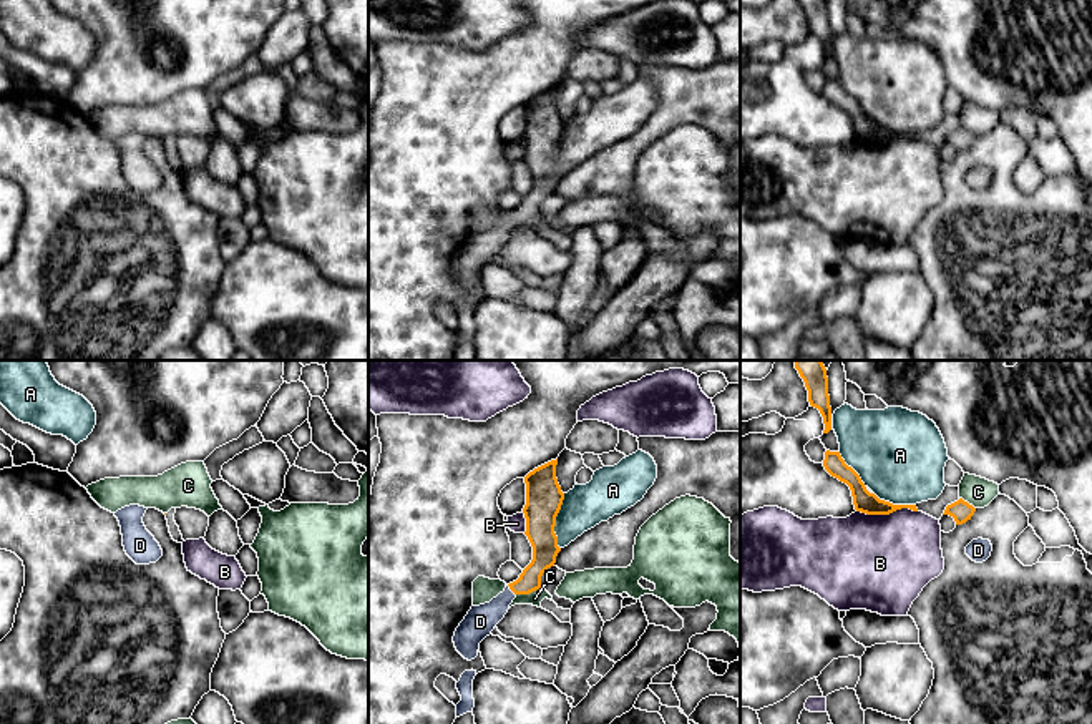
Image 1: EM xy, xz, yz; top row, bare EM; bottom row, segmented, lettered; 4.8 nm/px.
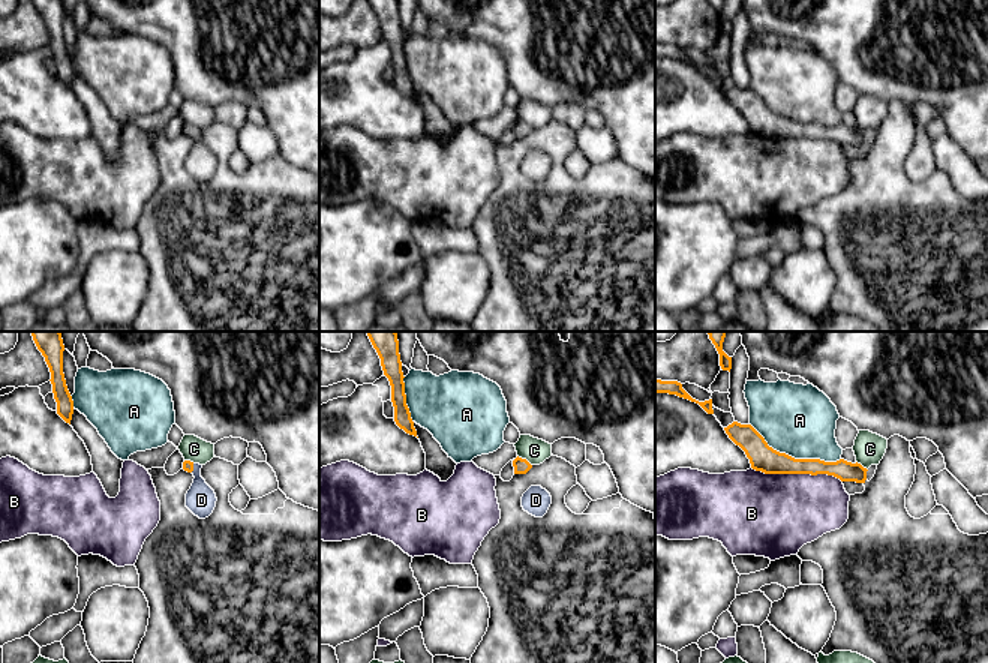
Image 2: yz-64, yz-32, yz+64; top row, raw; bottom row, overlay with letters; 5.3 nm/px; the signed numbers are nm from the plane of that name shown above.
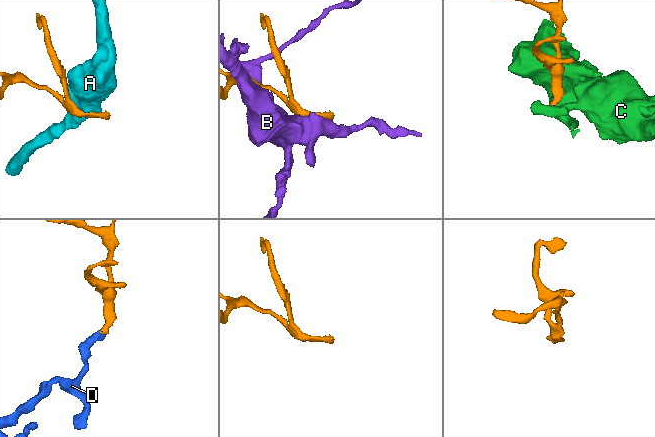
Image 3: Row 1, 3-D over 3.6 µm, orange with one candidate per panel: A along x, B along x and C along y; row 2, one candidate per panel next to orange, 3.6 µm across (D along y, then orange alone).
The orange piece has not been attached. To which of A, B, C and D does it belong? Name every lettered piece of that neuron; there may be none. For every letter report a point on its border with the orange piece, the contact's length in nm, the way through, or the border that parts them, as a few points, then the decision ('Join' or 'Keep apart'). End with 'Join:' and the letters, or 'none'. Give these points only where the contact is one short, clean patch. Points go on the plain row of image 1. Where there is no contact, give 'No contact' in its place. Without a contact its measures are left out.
A: Touches orange at xz (555, 150). Shared border 280 nm. Keep apart
B: Touches orange at yz (887, 141). Shared border 300 nm. Keep apart
C: Touches orange at xz (528, 221). Shared border 130 nm. Boundary: xz (541, 215), (516, 223). Keep apart
D: Touches orange at xz (510, 216). Shared border 70 nm. Path across: xz (545, 178), (538, 195), (510, 216), (480, 249). Join
Join: D

